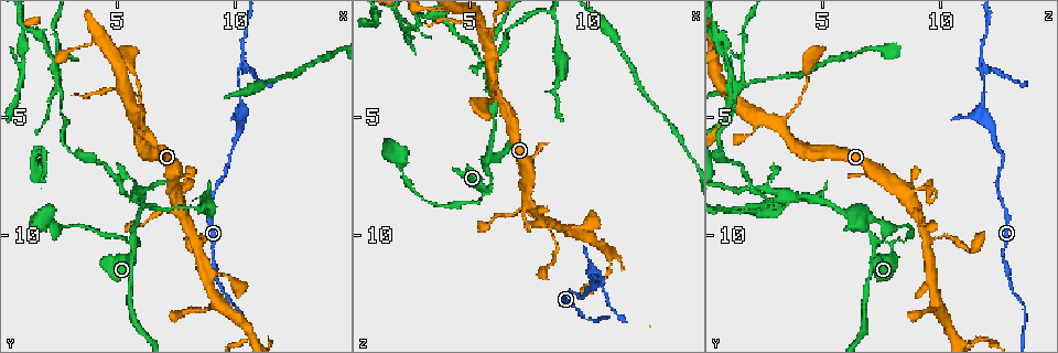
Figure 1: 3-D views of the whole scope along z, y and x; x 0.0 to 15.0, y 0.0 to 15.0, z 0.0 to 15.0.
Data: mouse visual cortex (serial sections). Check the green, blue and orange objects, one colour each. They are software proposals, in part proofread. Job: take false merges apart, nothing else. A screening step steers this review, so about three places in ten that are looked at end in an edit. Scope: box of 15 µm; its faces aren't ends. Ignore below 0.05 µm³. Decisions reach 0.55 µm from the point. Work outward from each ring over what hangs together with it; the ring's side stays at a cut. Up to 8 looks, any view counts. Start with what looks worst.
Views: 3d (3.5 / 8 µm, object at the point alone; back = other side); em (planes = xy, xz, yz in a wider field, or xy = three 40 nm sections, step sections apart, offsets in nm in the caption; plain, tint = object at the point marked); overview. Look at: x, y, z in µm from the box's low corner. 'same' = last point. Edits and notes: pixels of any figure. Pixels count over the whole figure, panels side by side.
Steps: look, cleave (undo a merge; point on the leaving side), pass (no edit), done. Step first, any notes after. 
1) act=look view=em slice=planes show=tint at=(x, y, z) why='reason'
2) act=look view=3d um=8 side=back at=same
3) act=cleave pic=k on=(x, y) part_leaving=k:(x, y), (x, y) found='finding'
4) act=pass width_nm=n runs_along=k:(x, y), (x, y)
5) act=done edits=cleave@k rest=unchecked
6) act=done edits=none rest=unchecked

act=look view=3d um=8 side=back at=(5.9, 10.4, 7.9) why='three arms meet'

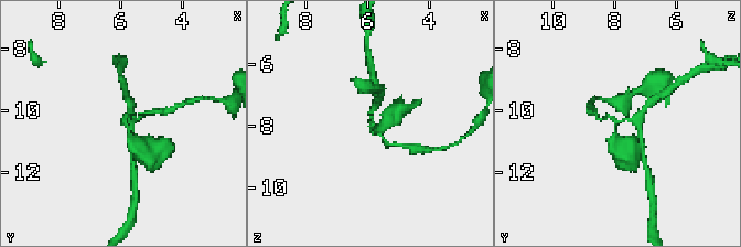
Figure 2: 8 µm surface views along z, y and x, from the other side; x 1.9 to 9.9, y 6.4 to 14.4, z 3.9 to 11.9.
act=look view=em slice=planes show=tint at=(5.9, 10.4, 7.9) arms=3 arm_widths_nm=100,250,350 why='need the tissue'

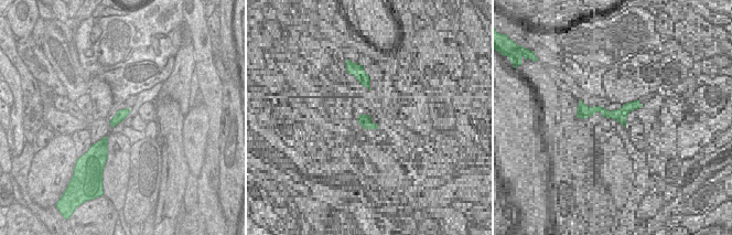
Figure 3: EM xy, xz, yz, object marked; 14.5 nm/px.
act=pass runs_along=2:(621, 148), (615, 122), (642, 111) found='one cell here'

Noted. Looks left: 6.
act=look view=3d um=8 at=(10.2, 2.7, 11.6) why='branch point'

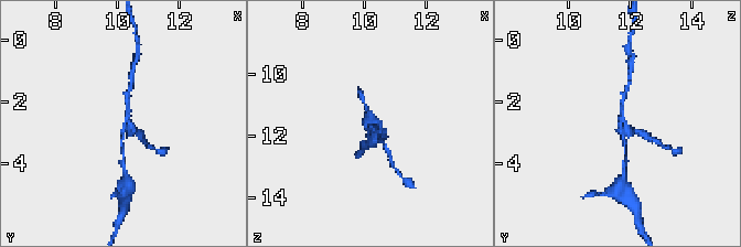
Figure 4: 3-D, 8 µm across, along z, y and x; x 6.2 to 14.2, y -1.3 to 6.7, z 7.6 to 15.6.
act=look view=em slice=xy step=3 show=tint at=(10.2, 2.7, 11.7) arms=3 arm_widths_nm=150,150,150

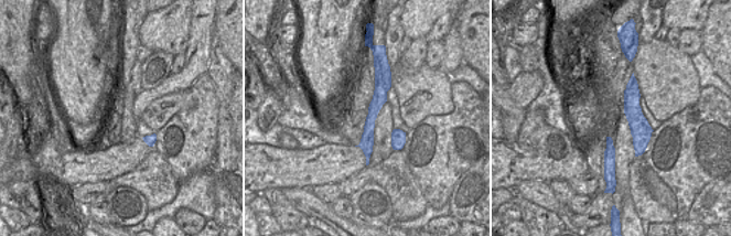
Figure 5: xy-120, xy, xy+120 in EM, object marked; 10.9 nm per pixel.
act=cleave pic=4 on=(139, 132) found='two cells meet here'

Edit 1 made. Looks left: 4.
act=look view=3d um=3.5 at=(7.6, 8.1, 9.5) why='thin neck'

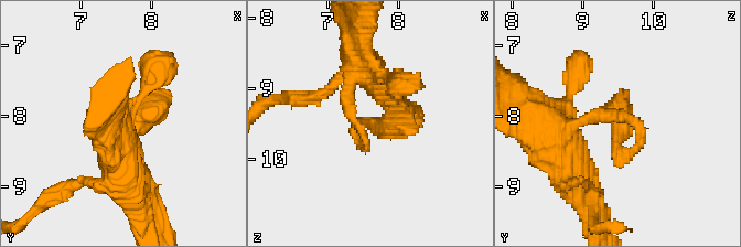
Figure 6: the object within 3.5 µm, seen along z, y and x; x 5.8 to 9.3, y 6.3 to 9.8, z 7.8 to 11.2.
act=look view=em slice=xy step=5 show=tint at=(7.60, 8.10, 9.60) why='shape alone is not enough'

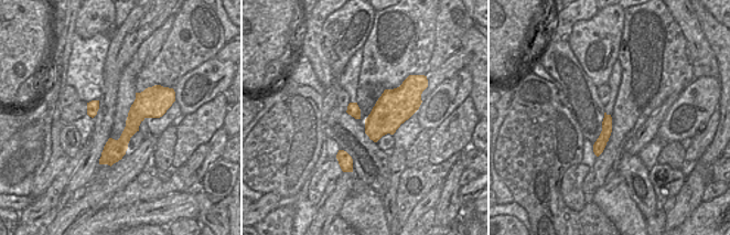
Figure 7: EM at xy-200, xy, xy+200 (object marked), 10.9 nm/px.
act=pass runs_along=7:(150, 89), (125, 139), (103, 160) found='all the same cell'

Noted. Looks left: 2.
act=done edits=cleave@4 rest=unchecked

